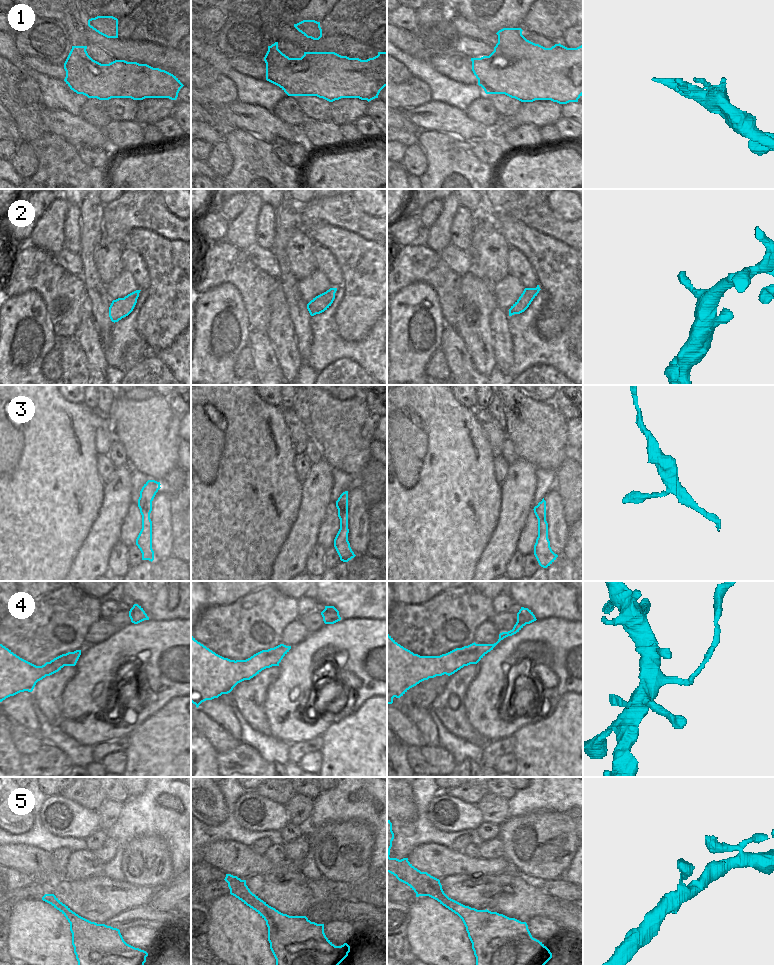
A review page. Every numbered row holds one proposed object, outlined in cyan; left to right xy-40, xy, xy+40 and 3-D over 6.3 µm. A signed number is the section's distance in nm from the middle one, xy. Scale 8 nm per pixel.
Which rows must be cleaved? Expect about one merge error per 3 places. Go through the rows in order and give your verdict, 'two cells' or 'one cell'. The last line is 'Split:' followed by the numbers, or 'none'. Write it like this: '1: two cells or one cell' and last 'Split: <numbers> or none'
1: one cell
2: one cell
3: one cell
4: two cells
5: one cell
Split: 4

